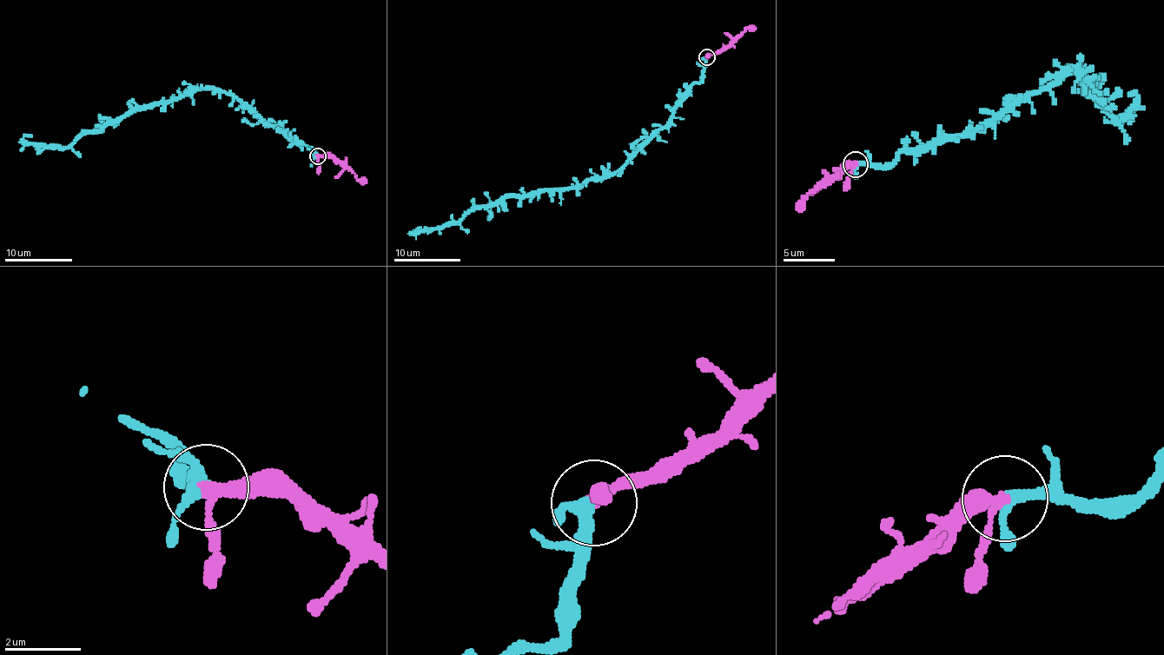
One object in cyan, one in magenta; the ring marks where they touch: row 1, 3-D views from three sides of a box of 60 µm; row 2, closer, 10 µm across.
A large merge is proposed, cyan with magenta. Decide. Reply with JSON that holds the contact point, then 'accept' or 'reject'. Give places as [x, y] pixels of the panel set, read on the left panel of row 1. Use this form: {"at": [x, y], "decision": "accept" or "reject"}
{"at": [317, 155], "decision": "accept"}

